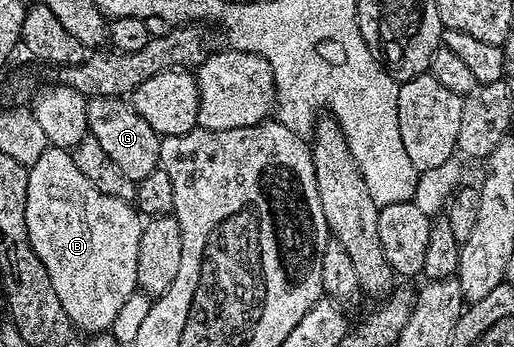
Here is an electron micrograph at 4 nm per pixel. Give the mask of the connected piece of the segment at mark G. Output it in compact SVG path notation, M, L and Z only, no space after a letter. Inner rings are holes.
M93 96L88 99L88 133L99 142L100 147L116 163L116 167L131 181L138 183L151 176L159 168L161 161L161 138L133 111L132 105L121 98L103 98Z

